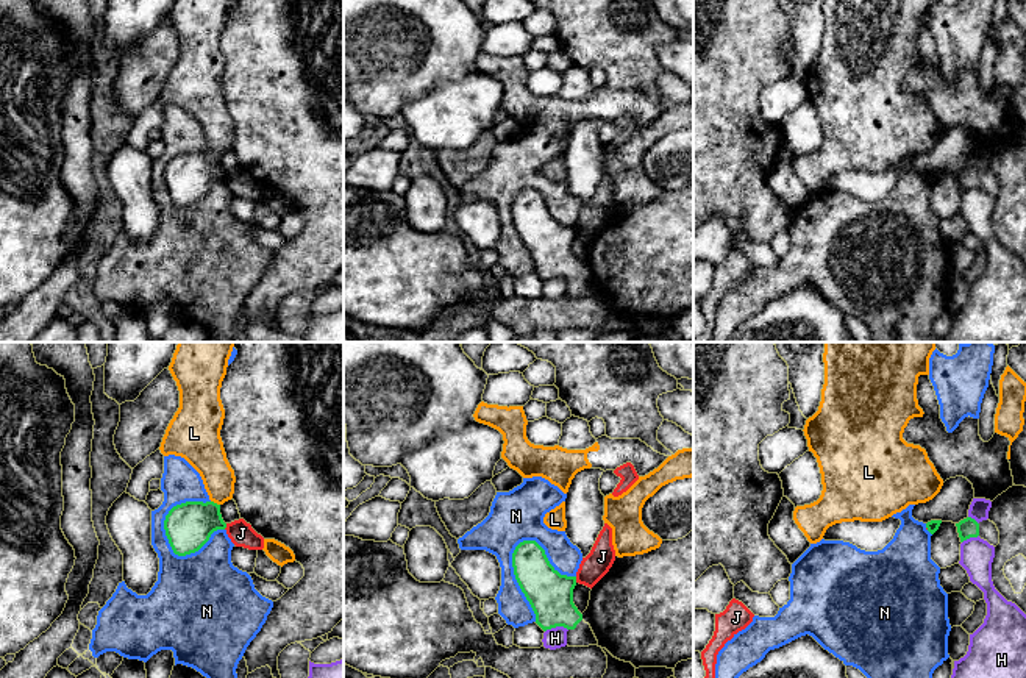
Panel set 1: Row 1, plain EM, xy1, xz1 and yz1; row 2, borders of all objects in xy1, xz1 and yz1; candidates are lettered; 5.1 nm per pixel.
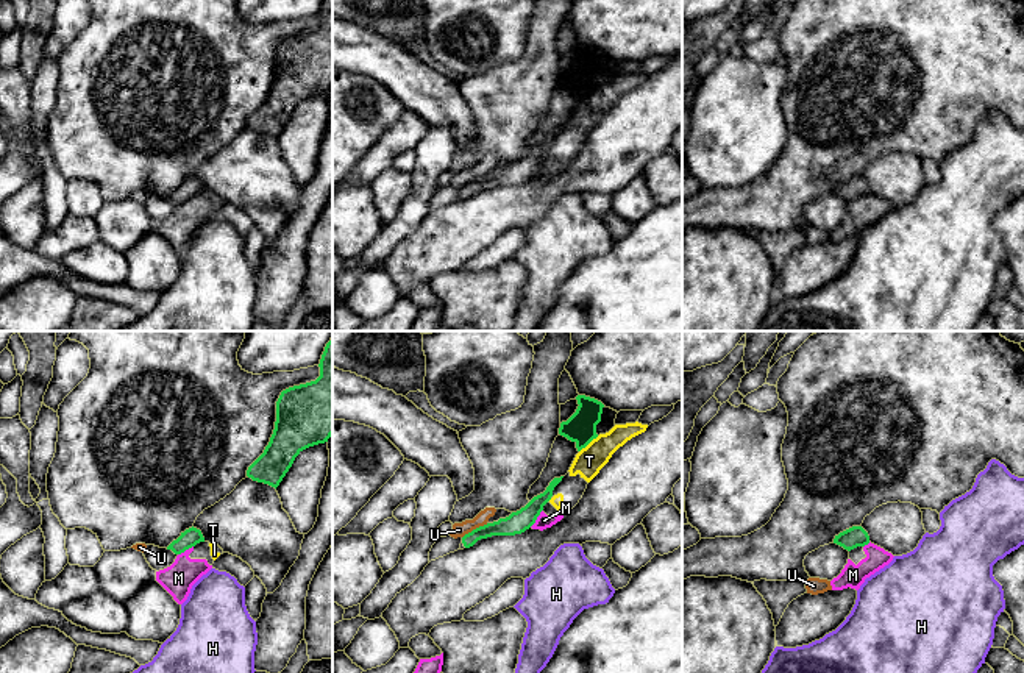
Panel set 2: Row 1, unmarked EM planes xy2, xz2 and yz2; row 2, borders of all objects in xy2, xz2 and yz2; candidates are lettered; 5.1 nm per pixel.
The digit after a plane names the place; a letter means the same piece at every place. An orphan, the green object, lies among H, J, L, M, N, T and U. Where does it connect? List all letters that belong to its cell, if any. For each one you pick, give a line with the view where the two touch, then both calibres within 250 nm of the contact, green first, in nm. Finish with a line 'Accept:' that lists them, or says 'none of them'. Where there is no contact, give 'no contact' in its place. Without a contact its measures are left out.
L: xy1 | 240/180 nm
Accept: L

